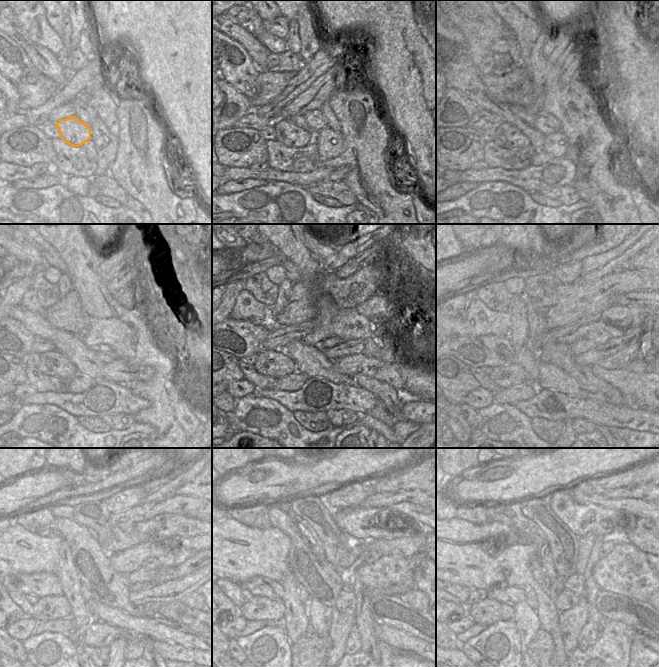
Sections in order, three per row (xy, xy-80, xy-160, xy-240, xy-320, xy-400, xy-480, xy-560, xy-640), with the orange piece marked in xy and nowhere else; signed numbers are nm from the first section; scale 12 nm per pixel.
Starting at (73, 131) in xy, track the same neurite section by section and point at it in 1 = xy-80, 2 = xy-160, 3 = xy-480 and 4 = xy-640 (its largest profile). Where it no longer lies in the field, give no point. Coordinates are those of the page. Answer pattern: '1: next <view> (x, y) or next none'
1: next xy-80 (287, 133)
2: next xy-160 (507, 136)
3: next xy-480 (48, 607)
4: next xy-640 (486, 611)

